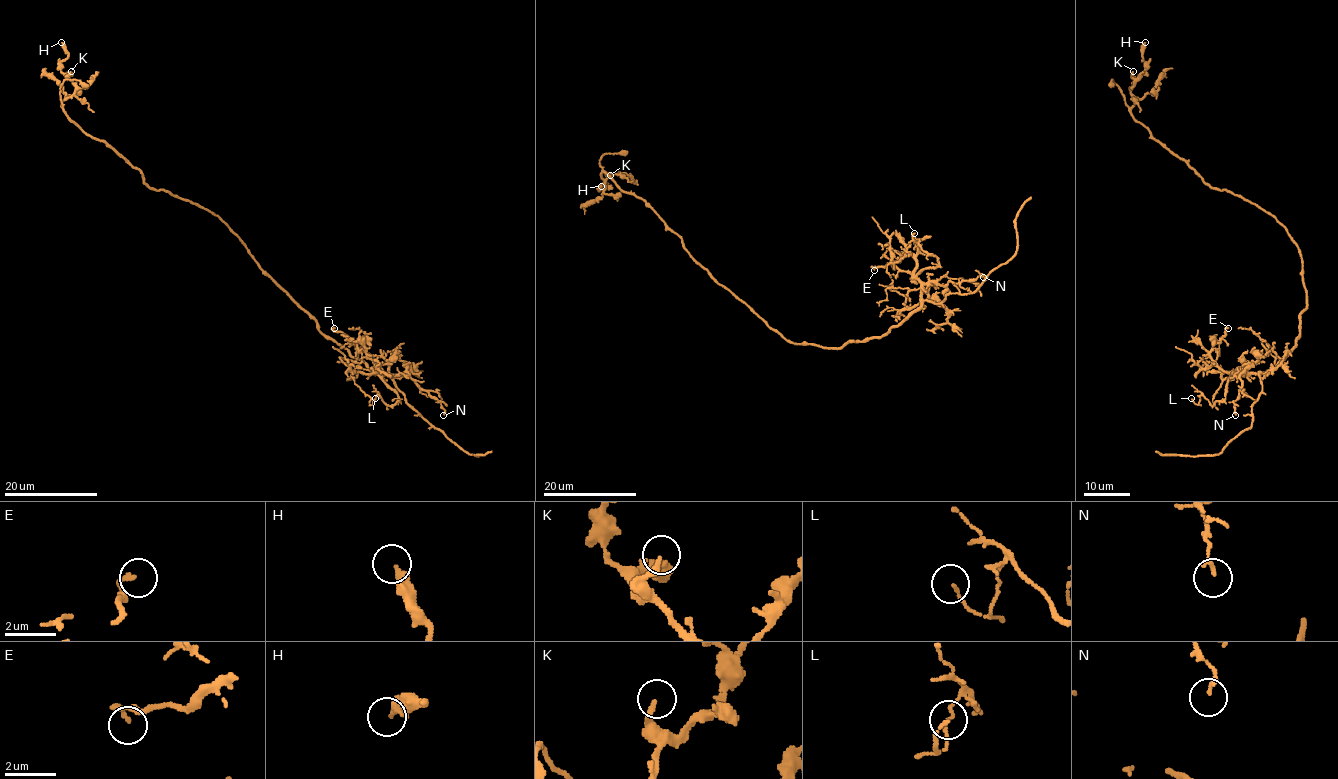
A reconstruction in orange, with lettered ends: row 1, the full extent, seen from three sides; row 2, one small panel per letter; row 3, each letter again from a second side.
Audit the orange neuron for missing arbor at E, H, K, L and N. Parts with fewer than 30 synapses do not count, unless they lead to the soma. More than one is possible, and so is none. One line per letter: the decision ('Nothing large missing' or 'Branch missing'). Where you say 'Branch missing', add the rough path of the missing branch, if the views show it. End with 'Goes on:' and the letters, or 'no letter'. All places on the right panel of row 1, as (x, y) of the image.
E: Nothing large missing
H: Nothing large missing
K: Nothing large missing
L: Nothing large missing
N: Nothing large missing
Goes on: no letter

